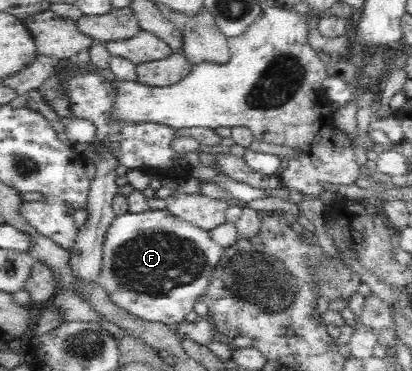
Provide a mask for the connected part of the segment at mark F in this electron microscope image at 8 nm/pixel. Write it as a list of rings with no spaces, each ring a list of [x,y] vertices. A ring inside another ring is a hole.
[[[168,209],[116,215],[105,234],[102,248],[99,284],[110,300],[130,314],[148,322],[163,322],[171,327],[184,321],[184,316],[194,308],[198,296],[203,296],[216,265],[225,249],[213,242],[210,233],[180,217],[170,215]]]

